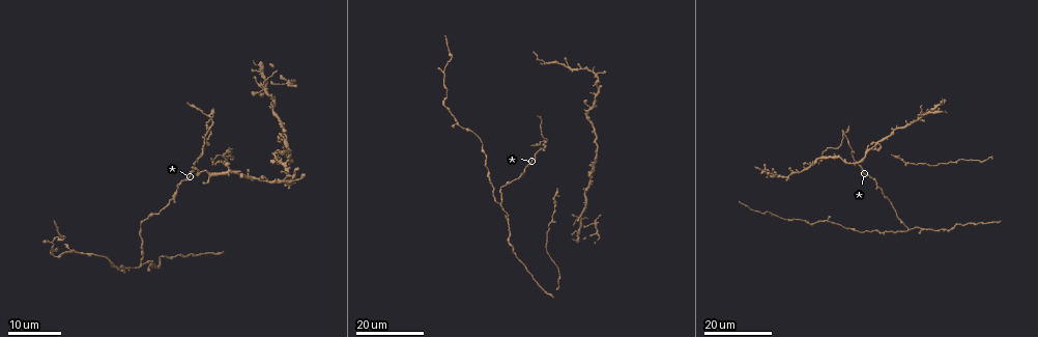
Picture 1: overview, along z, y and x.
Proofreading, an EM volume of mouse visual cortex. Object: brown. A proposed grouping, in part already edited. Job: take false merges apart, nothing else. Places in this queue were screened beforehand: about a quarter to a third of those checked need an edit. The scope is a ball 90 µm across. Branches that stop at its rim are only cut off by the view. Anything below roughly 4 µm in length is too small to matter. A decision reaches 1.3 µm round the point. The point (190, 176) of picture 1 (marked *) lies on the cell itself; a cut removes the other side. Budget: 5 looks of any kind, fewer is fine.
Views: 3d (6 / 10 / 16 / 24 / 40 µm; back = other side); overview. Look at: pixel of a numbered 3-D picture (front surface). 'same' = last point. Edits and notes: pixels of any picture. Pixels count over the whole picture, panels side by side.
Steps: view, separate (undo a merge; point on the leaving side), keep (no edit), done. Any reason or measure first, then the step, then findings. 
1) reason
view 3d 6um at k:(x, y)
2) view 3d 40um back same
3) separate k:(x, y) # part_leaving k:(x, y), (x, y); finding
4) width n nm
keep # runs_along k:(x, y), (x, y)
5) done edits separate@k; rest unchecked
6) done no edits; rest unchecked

three arms meet
view 3d 16um at 1:(226, 158)

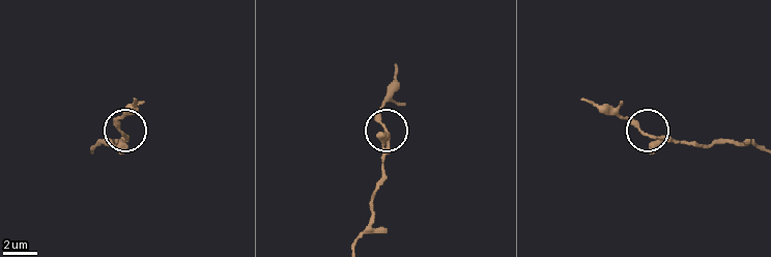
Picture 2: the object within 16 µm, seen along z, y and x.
view 3d 10um at 2:(387, 129)

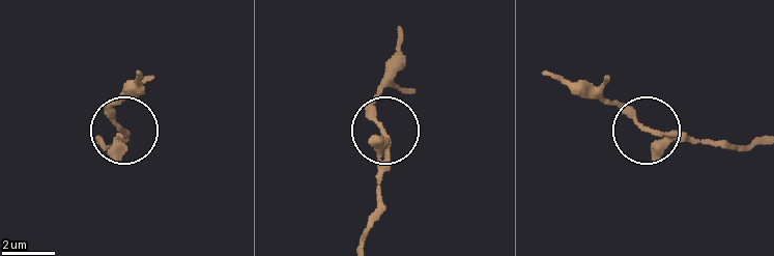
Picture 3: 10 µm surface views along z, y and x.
keep # one cell here

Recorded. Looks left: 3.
four or more arms meet
view 3d 16um at 1:(920, 119)

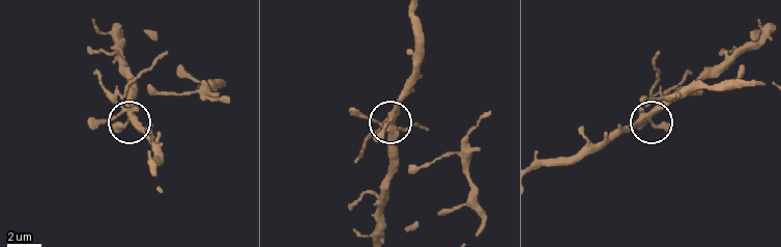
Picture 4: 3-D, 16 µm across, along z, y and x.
view 3d 6um at 4:(120, 114)

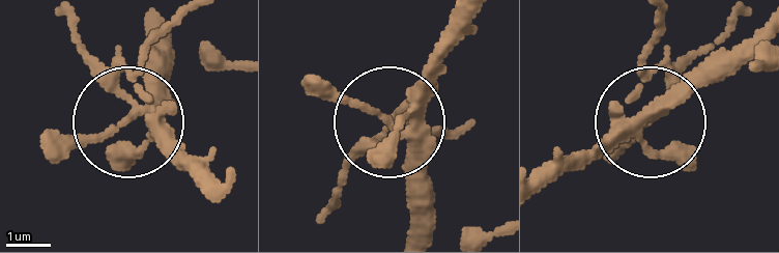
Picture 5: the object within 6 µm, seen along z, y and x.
separate 5:(146, 40) # part_leaving 5:(128, 95), (132, 65), (188, 13); two cells meet here

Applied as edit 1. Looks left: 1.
done edits separate@5; rest unchecked

